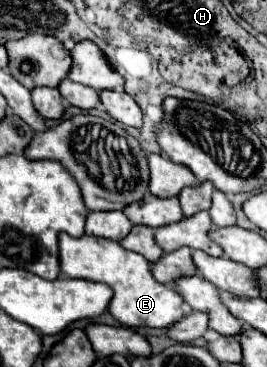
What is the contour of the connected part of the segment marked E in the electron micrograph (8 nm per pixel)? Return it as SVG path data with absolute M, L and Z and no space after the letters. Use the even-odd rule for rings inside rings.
M61 234L59 260L61 272L69 278L83 278L91 282L109 284L115 292L109 304L109 312L127 328L167 328L185 316L185 304L181 294L175 288L157 282L151 274L151 264L141 254L125 250L119 242L109 242L107 238L93 238L87 234L81 238Z

